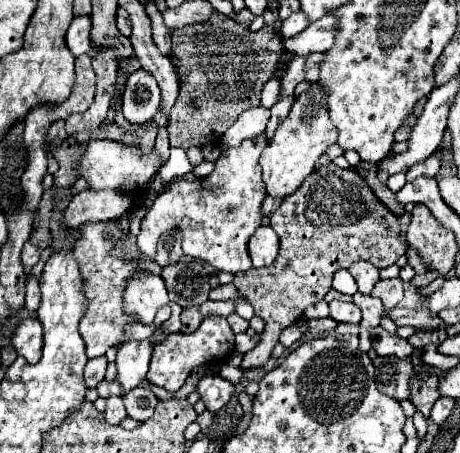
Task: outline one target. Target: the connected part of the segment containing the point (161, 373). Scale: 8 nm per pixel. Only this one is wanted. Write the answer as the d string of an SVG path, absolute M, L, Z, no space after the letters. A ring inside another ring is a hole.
M207 316L193 334L169 334L165 342L153 346L153 358L147 372L147 380L169 392L181 390L187 376L211 362L227 362L235 350L235 334L227 324L225 316Z

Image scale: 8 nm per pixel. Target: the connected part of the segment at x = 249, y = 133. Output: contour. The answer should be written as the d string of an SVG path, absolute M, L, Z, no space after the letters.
M263 106L245 110L245 112L235 120L235 124L223 134L223 138L221 138L221 148L231 148L231 146L241 144L241 142L247 140L247 138L253 138L253 136L263 134L265 128L267 128L269 116L271 116L271 110L269 110L269 108L263 108Z

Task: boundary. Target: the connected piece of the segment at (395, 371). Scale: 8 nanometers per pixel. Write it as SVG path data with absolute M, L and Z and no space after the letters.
M377 356L373 360L375 366L375 382L377 388L395 398L405 400L409 398L409 378L415 374L411 358L409 360L397 360L397 356Z

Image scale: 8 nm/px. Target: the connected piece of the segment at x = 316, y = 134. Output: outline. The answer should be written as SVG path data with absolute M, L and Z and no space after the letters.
M311 84L311 90L297 96L291 106L291 114L279 124L273 140L261 154L261 168L263 168L263 184L269 196L273 198L287 198L291 196L303 180L315 170L317 158L337 142L337 128L329 118L325 96L319 84Z

